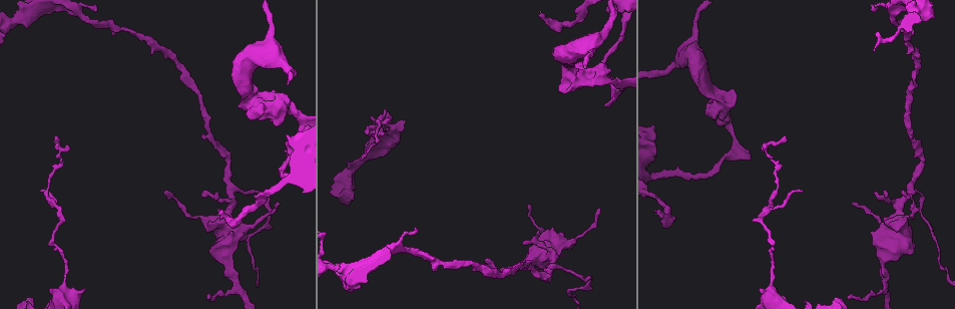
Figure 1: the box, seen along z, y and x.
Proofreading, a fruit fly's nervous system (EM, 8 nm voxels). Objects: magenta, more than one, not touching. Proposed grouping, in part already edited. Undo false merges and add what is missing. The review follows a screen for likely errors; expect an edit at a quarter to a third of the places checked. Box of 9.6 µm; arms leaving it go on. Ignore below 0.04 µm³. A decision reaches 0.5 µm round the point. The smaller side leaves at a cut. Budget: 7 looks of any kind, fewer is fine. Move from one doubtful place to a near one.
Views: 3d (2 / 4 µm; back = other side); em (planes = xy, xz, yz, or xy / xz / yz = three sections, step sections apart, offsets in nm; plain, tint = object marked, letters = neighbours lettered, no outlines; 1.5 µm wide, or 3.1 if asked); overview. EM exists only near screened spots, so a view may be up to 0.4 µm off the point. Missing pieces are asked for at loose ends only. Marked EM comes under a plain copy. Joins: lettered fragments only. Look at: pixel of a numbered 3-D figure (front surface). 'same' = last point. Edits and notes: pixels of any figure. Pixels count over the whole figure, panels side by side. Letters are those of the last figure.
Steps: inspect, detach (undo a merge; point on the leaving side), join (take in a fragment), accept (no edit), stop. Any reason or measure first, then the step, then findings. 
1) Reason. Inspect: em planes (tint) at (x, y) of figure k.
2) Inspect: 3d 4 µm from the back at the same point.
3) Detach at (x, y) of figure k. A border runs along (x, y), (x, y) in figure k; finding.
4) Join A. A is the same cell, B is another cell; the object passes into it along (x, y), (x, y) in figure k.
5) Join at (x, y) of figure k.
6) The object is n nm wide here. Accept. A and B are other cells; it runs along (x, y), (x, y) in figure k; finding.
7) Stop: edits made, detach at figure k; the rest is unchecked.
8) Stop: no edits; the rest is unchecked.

Thin end. Inspect: em xy step 4 (letters) at (209, 299) of figure 1.

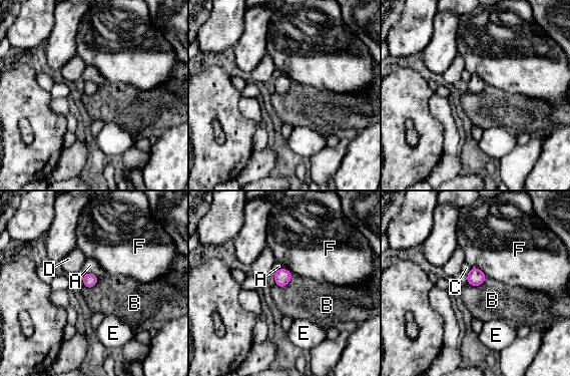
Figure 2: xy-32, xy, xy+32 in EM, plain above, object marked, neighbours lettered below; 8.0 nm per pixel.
Inspect: em planes (letters) at the same point.

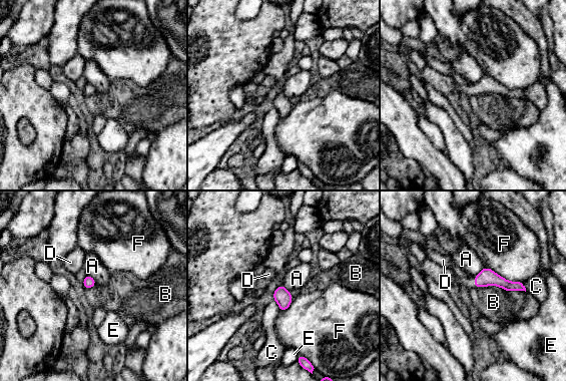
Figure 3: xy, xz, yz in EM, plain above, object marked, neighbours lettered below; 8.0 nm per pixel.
Accept. A, B, C, D, E and F are other cells; it runs along (477, 278), (522, 288) in figure 3; no lettered fragment goes on from it.

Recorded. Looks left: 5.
Inspect: em yz step 8 (tint) at (62, 290) of figure 1.

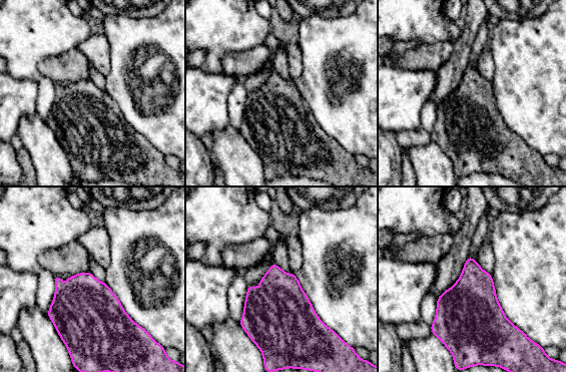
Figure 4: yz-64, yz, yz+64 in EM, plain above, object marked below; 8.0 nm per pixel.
Another direction. Inspect: em planes (letters) at the same point.

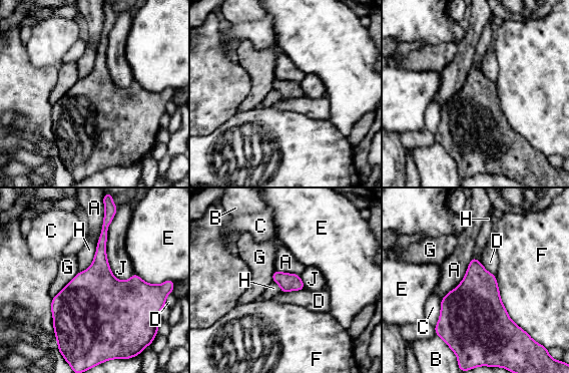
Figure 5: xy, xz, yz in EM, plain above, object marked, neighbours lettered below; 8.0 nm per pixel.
The longest contact is with F, 550 nm. Accept. A, B, C, D, E, F, G, H and J are other cells; a border runs along (98, 240), (92, 263), (79, 272) in figure 5; one neuron here.

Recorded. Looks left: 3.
An open end. Inspect: 3d 2 µm at (654, 212) of figure 1.

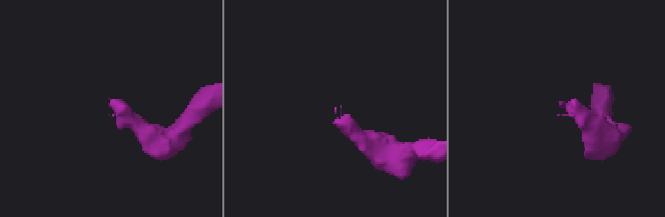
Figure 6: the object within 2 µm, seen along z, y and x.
Now the EM. Inspect: em xz step 8 (tint) at (335, 113) of figure 6.

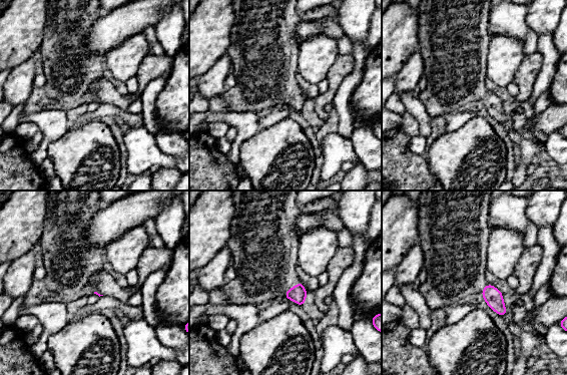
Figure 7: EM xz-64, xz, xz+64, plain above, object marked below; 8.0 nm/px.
Another direction. Inspect: em planes (letters) at the same point.

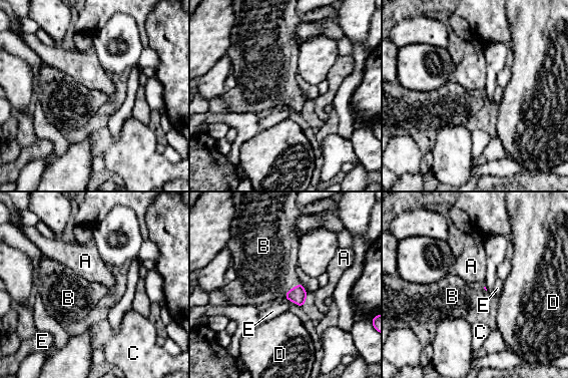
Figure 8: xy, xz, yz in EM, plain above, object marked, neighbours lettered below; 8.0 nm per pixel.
Join B. B is the same cell, A, C, D and E are other cells; the object passes into it along (298, 295), (290, 290), (265, 270) in figure 8; the neuron continues.

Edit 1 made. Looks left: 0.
Stop: edits made, join at figure 8; the rest is unchecked.

